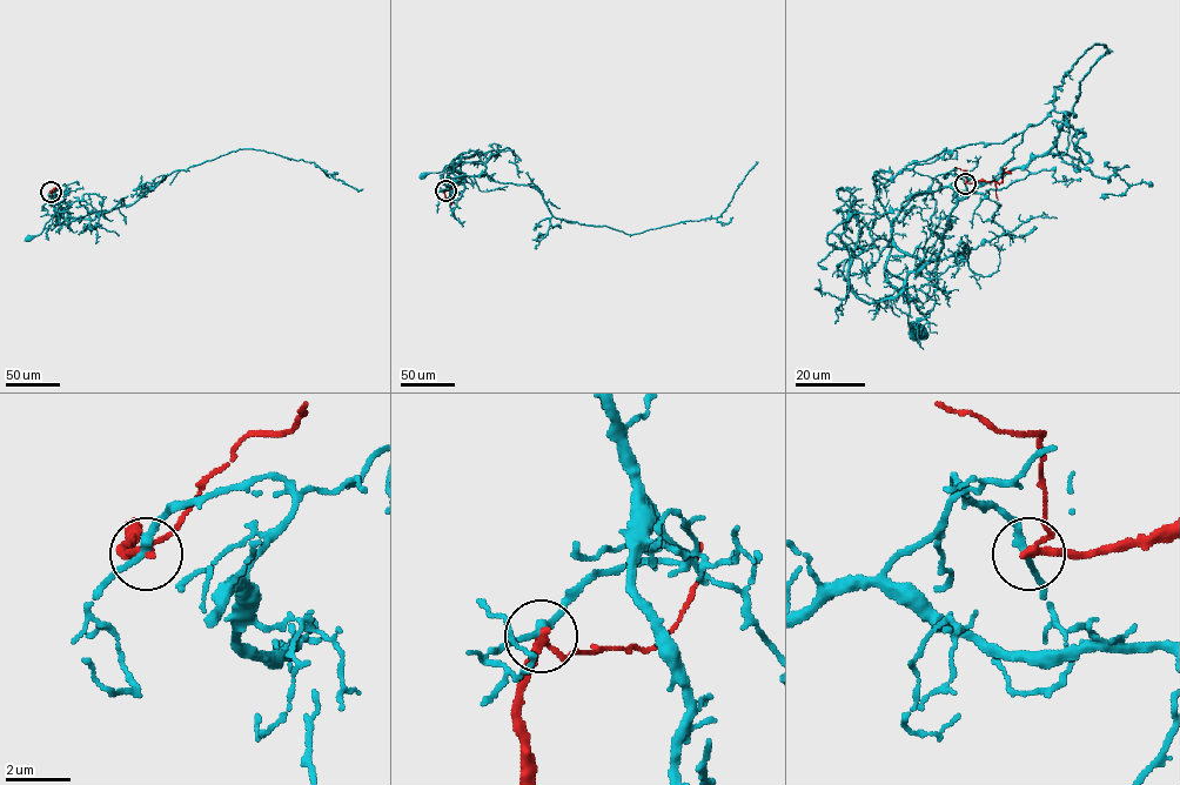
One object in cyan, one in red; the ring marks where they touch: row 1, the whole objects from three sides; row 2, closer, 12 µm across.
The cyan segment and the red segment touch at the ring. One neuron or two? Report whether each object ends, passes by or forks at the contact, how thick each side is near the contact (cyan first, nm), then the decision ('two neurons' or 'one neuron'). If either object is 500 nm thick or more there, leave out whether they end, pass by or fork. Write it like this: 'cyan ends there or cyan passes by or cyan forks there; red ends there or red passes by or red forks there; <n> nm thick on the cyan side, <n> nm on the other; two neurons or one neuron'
cyan passes by; red passes by; 220 nm thick on the cyan side, 240 nm on the other; two neurons

